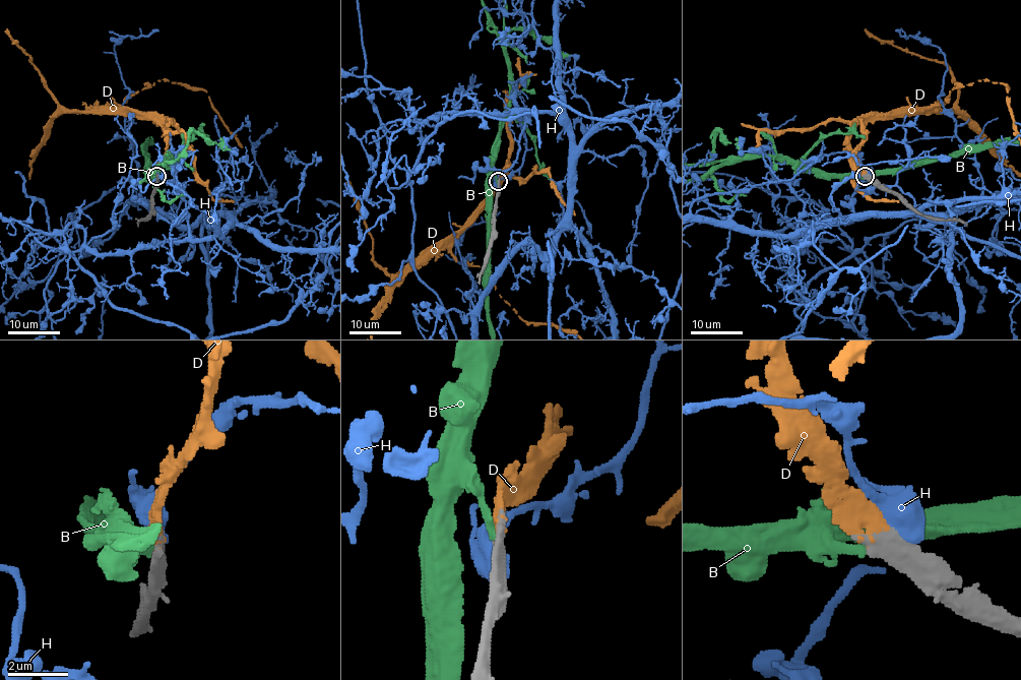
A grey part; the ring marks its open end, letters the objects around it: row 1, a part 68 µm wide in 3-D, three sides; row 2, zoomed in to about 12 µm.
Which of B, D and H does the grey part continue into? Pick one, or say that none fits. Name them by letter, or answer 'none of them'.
D

